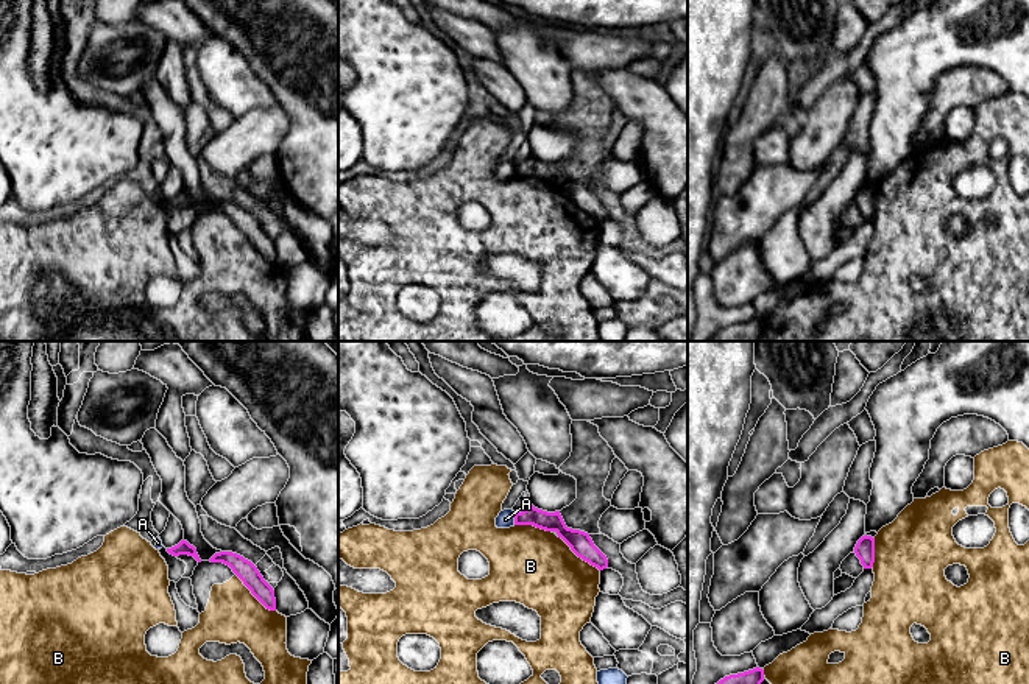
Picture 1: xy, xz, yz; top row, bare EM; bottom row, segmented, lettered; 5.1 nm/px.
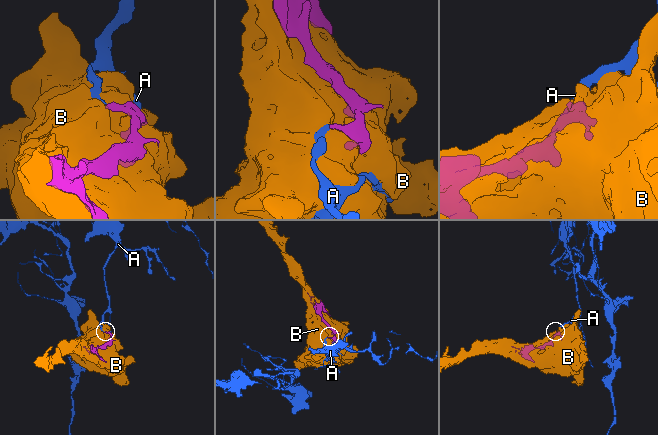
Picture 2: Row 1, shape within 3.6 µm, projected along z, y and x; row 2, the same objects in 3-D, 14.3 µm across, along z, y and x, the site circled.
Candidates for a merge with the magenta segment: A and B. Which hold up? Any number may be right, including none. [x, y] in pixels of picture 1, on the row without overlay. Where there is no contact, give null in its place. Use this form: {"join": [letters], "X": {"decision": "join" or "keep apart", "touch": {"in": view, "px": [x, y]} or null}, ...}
{"join": [], "A": {"decision": "keep apart", "touch": {"in": "xz", "px": [515, 170]}}, "B": {"decision": "keep apart", "touch": {"in": "xz", "px": [579, 208]}}}

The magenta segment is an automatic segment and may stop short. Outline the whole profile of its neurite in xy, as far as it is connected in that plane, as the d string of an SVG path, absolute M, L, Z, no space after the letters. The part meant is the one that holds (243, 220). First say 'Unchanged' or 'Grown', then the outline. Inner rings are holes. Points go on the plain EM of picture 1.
Unchanged. M232 203L215 204L209 212L229 217L267 260L276 262L274 242L251 212Z

